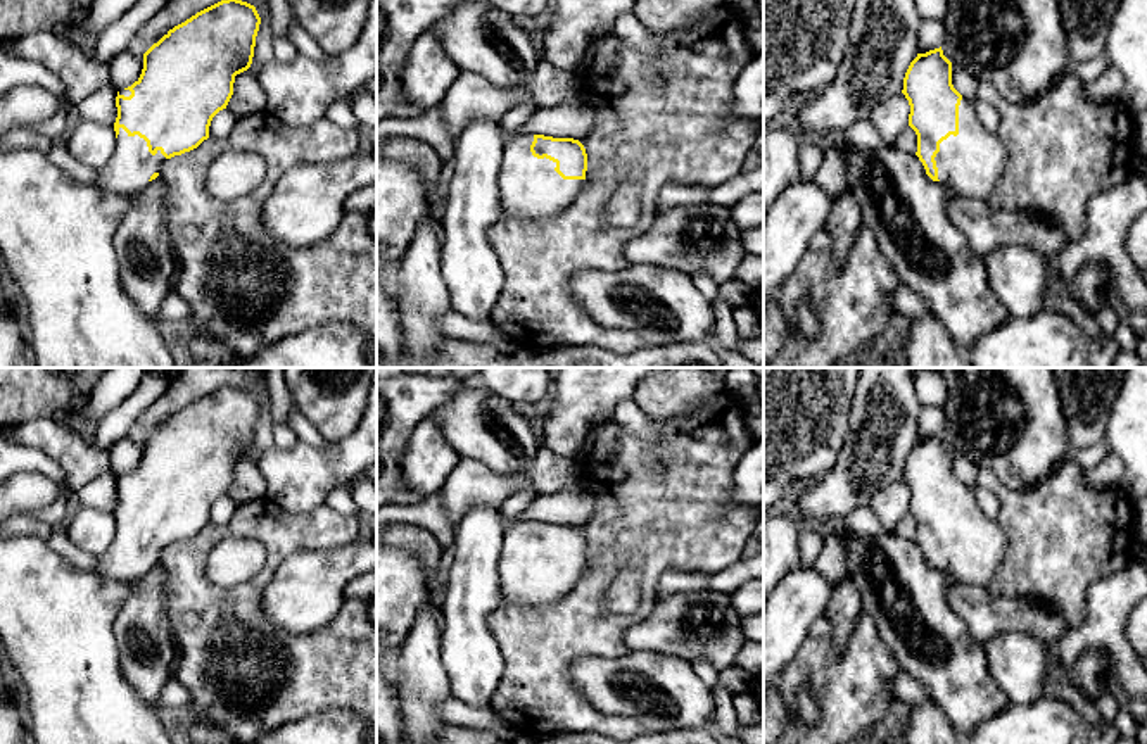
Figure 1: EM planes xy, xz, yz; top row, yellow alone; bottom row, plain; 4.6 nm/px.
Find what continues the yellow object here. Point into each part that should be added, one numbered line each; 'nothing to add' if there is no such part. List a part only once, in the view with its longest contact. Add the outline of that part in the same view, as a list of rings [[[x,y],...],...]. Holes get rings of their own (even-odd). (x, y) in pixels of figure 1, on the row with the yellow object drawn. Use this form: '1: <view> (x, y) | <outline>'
1: yz (900, 204) | [[[962,97],[959,135],[943,140],[935,157],[936,181],[926,174],[916,154],[890,145],[872,154],[853,150],[843,136],[826,140],[824,145],[838,148],[846,161],[846,192],[862,211],[862,224],[872,231],[881,252],[902,276],[902,283],[926,300],[929,311],[943,323],[959,349],[969,350],[981,335],[1009,319],[1004,306],[990,290],[985,259],[971,249],[967,236],[945,212],[948,192],[966,199],[986,200],[1007,162],[1007,152],[998,135],[990,133],[981,124],[978,102]]]

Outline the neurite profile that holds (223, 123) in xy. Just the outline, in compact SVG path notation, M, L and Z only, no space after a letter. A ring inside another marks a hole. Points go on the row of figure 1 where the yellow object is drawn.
M219 110L211 121L209 136L226 138L233 131L237 121L238 119L230 110Z

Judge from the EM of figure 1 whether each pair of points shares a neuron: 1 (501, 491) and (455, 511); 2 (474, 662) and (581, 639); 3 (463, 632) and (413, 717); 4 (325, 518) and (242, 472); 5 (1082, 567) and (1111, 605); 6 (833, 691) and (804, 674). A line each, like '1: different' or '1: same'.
1: same
2: different
3: different
4: different
5: different
6: same

